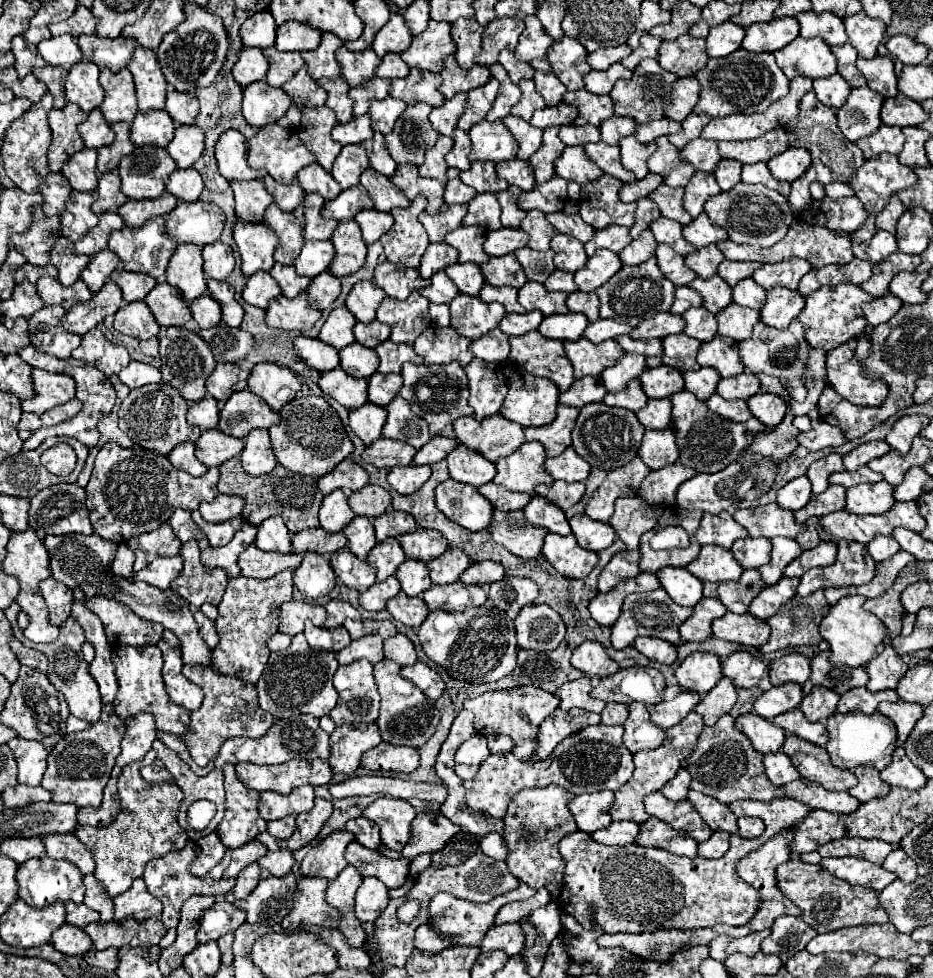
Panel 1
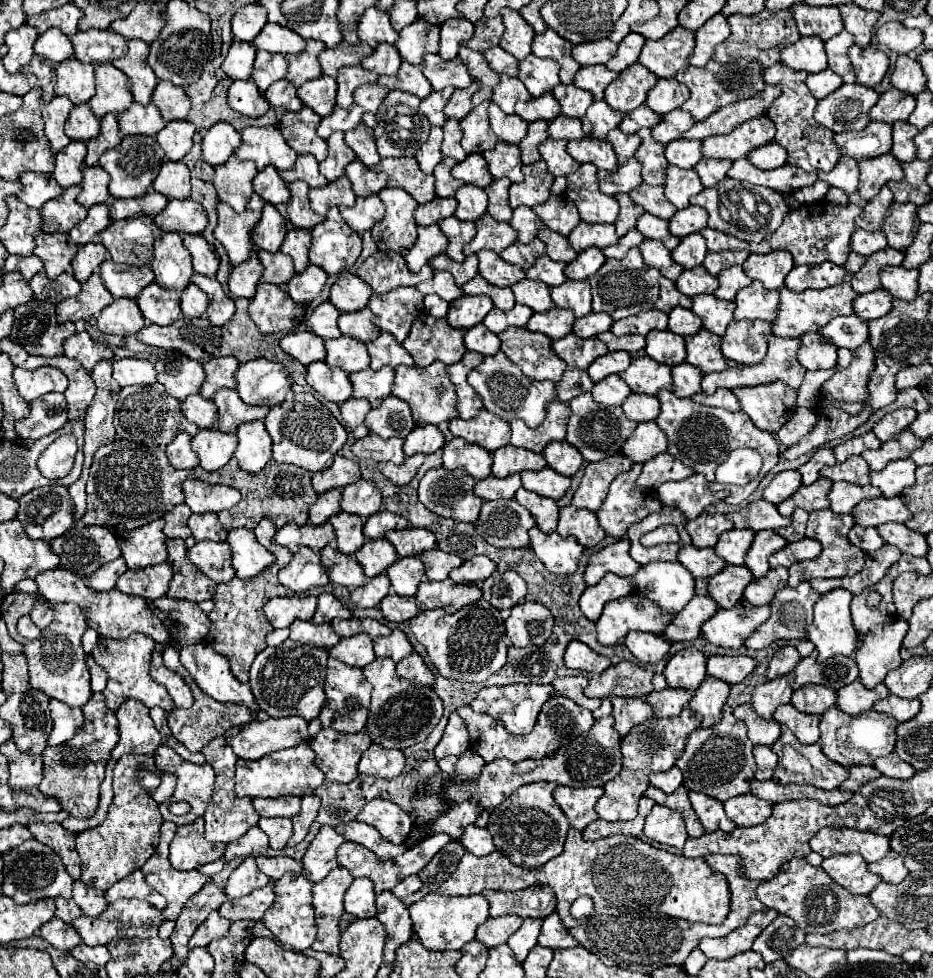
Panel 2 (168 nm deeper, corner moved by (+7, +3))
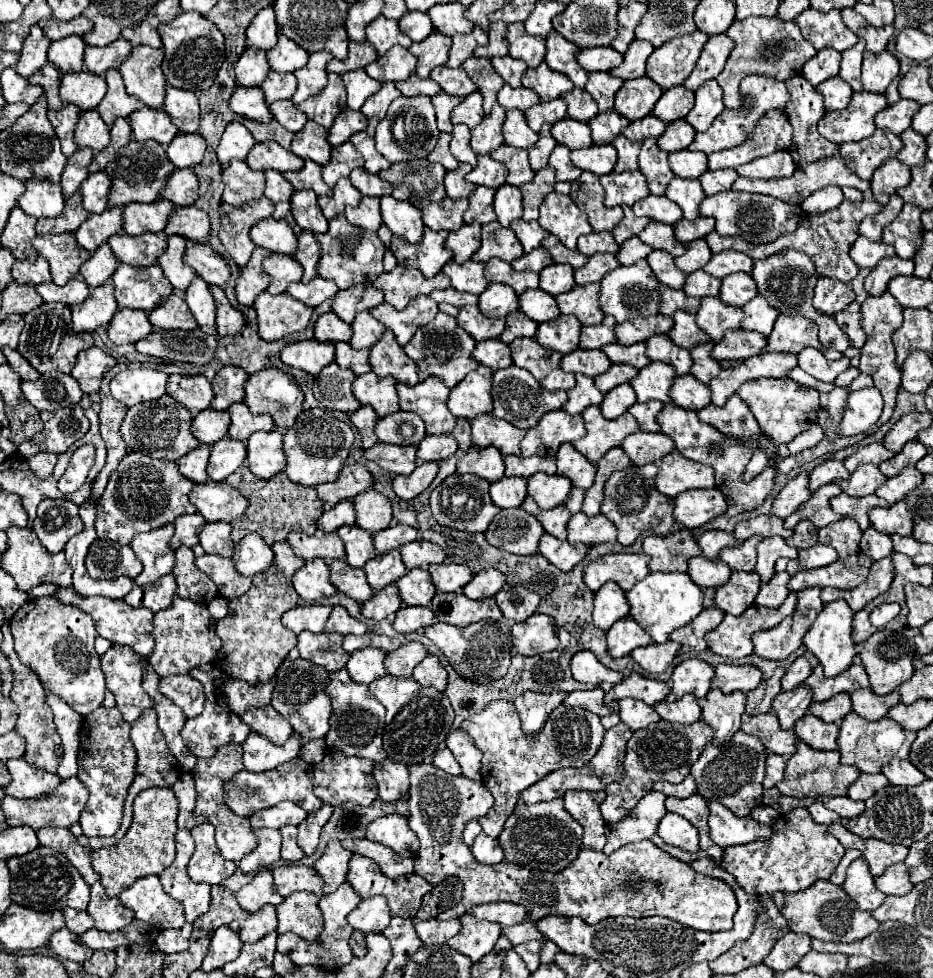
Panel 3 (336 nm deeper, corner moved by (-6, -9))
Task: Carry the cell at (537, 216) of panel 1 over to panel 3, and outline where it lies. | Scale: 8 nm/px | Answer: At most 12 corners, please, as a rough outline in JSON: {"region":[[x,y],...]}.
{"region":[[516,220],[510,228],[526,254],[550,234],[538,222]]}

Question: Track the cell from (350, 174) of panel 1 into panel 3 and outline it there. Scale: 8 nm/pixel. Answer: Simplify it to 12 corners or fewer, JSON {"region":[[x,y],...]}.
{"region":[[350,142],[332,148],[332,158],[322,170],[324,182],[334,188],[364,158]]}

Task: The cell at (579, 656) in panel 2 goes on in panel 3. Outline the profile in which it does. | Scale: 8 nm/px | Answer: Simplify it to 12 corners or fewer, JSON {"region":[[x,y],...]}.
{"region":[[588,650],[574,654],[574,680],[618,684],[620,672],[602,666]]}

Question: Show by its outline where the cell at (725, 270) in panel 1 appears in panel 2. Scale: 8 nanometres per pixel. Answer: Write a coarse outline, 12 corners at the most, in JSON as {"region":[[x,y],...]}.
{"region":[[707,252],[703,266],[717,276],[721,270],[743,264],[749,252]]}

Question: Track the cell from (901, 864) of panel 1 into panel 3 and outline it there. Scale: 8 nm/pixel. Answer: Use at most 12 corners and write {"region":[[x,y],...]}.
{"region":[[904,862],[876,878],[884,894],[902,896],[912,890]]}

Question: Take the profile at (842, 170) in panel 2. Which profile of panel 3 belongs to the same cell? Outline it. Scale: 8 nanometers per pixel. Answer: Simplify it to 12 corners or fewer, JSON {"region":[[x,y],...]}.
{"region":[[840,156],[798,168],[790,178],[738,178],[734,190],[802,204],[826,186],[860,192],[870,182],[844,166]]}

